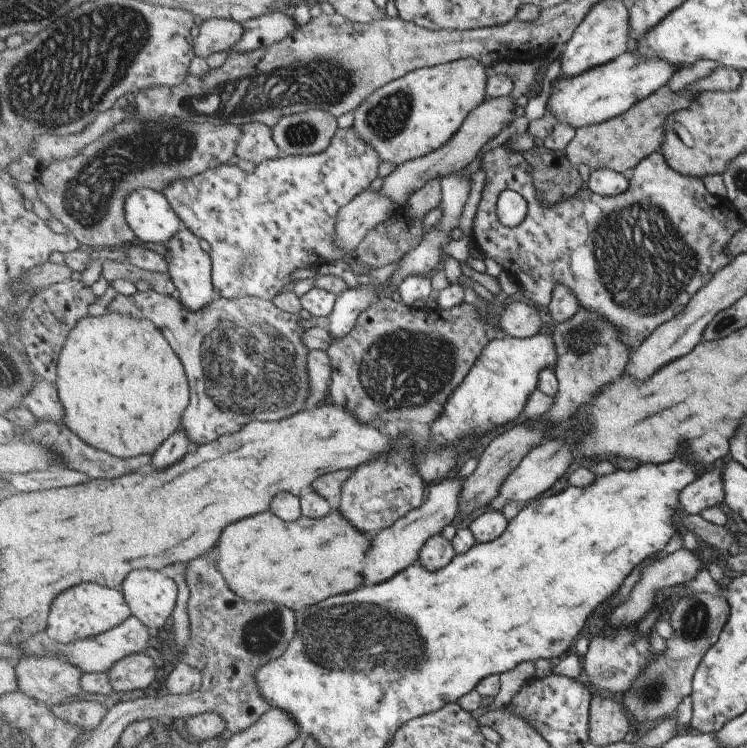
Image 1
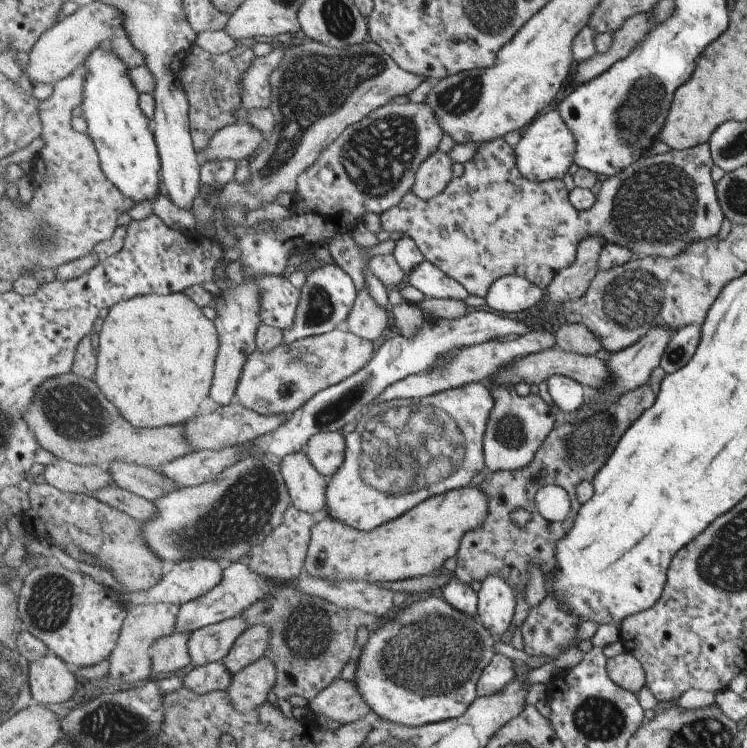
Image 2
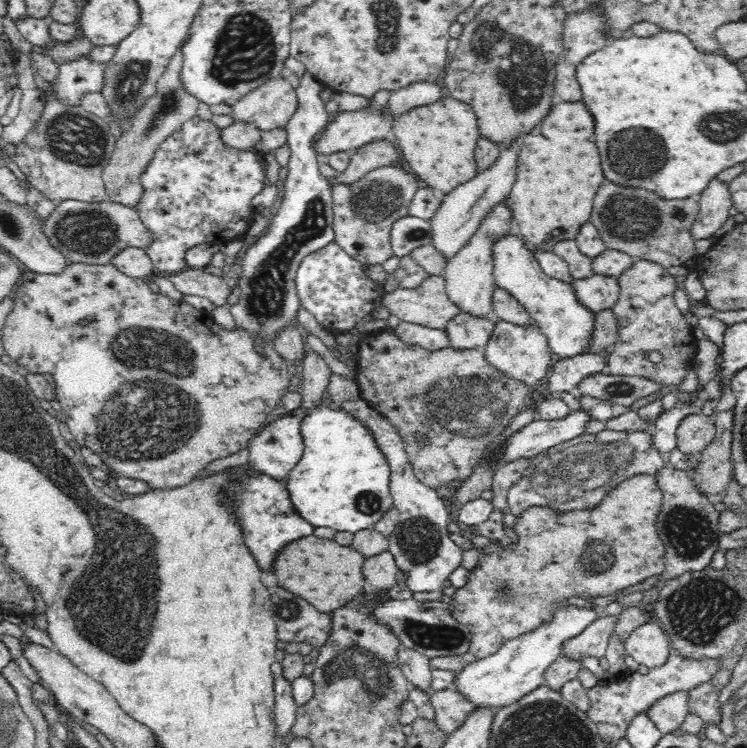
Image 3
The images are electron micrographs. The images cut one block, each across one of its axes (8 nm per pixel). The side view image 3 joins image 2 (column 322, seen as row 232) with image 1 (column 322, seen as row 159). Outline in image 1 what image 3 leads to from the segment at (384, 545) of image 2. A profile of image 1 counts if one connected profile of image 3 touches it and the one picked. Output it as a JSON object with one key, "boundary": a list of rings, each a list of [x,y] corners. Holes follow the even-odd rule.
{"boundary":[[[334,509],[322,519],[301,517],[296,521],[281,520],[273,512],[261,512],[257,516],[235,522],[233,526],[227,526],[227,530],[223,530],[223,538],[217,544],[217,568],[225,576],[231,590],[247,600],[275,602],[291,610],[303,610],[329,596],[357,590],[363,584],[363,558],[369,550],[375,550],[371,546],[373,538],[376,536],[359,532],[338,509]]]}

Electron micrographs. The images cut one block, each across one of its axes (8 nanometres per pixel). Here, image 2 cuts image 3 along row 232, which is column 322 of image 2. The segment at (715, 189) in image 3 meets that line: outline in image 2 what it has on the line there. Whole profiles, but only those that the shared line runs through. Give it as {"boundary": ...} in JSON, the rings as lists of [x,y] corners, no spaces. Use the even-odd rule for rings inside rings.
{"boundary":[[[339,678],[333,685],[328,686],[321,694],[310,701],[308,706],[316,715],[327,716],[343,725],[361,719],[372,719],[375,716],[374,710],[368,705],[366,698],[359,690],[356,678],[352,681]]]}

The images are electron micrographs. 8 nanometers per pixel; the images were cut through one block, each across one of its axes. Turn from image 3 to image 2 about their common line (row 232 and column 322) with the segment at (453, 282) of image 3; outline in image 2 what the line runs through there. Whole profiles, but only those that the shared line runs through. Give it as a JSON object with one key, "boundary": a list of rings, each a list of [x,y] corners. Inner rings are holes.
{"boundary":[[[302,451],[287,455],[281,462],[282,473],[292,504],[309,514],[317,514],[327,504],[328,479]]]}

